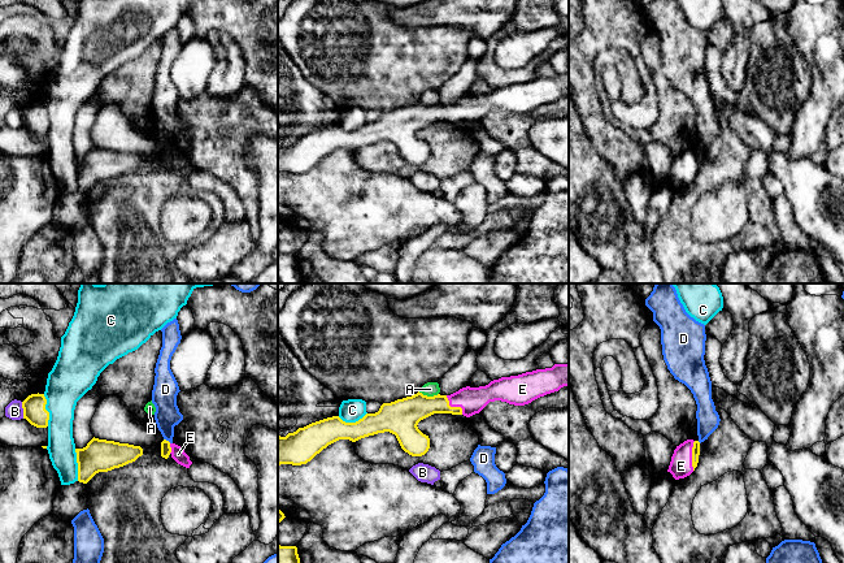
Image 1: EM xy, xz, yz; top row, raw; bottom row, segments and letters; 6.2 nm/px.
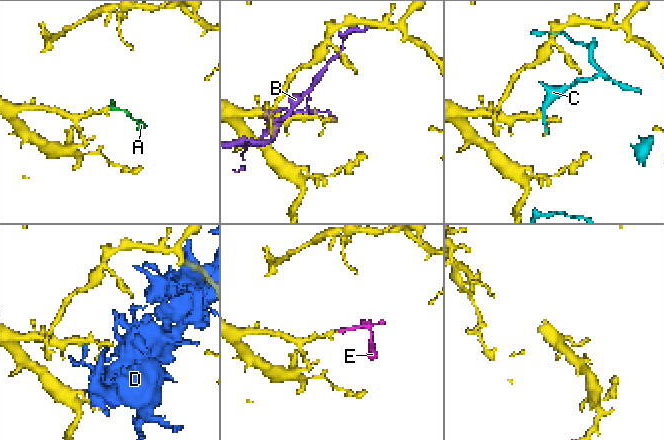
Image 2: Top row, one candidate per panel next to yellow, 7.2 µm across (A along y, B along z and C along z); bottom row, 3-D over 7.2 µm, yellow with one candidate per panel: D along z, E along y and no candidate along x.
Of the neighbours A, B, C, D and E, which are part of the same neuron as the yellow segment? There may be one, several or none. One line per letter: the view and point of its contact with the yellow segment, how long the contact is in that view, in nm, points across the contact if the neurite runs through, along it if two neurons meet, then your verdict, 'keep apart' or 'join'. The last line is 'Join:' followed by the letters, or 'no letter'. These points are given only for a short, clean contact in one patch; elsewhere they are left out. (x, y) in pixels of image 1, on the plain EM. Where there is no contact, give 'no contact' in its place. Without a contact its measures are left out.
A: xz (429, 105) | 130 nm | along xz (418, 100), (426, 104), (438, 103) | keep apart
B: xy (24, 118) | 110 nm | keep apart
C: xy (46, 118) | 200 nm | keep apart
D: xy (168, 150) | 50 nm | keep apart
E: yz (692, 164) | 180 nm | across yz (696, 154), (692, 157), (692, 164), (681, 174) | join
Join: E

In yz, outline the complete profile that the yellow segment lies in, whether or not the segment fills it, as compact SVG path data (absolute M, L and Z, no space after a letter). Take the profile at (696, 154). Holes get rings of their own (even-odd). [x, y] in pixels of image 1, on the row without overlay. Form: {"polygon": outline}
{"polygon": "M687 148L674 159L667 181L673 183L675 189L689 185L699 172L700 151Z"}

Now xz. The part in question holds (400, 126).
{"polygon": "M569 72L501 86L486 95L466 95L451 104L427 105L418 100L412 105L383 112L378 121L366 122L356 131L345 131L339 125L332 125L299 137L286 146L278 144L278 174L306 173L339 148L356 151L384 140L395 143L401 157L409 164L422 165L430 157L430 147L417 134L434 122L470 126L490 111L525 114L564 95L569 95Z"}

